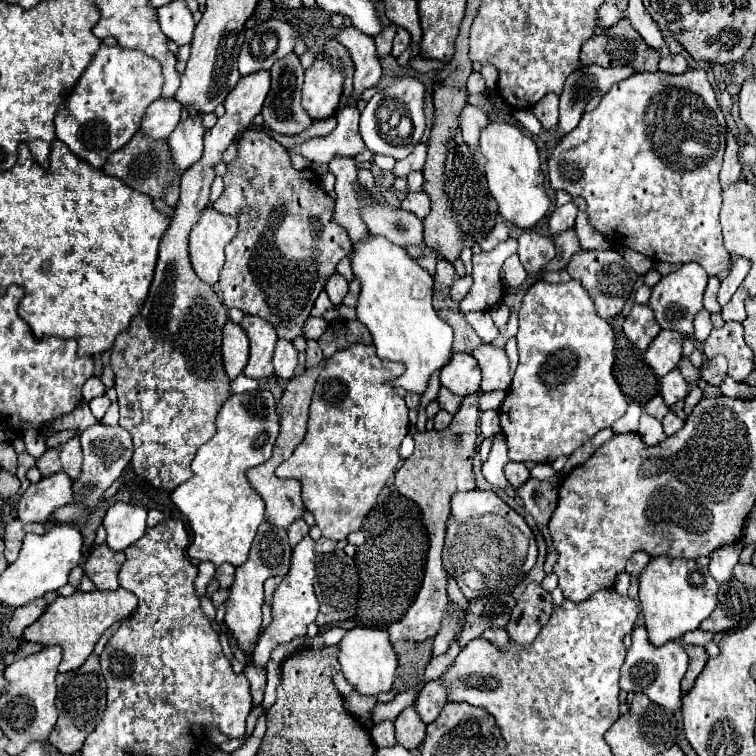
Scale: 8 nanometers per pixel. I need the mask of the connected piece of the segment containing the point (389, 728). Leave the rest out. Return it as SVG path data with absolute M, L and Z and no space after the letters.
M386 720L380 722L380 724L376 724L376 726L372 726L370 736L372 736L372 740L374 740L374 744L378 748L382 748L382 746L394 746L396 744L394 724L392 722L386 722Z

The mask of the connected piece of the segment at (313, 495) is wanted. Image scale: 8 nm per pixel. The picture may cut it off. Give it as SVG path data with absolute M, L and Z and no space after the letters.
M350 344L346 350L336 352L326 360L310 404L308 430L294 454L276 468L278 478L296 478L302 484L302 502L312 512L324 538L344 540L350 532L356 532L368 512L374 508L380 490L394 474L400 462L400 444L408 434L408 406L402 396L394 392L392 378L402 376L404 364L384 362L376 356L374 344Z

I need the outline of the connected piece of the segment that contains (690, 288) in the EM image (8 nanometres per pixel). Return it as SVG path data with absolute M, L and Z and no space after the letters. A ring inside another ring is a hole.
M688 262L688 264L680 266L676 272L664 276L652 288L652 296L650 296L650 302L648 302L648 306L654 310L656 322L664 330L676 330L684 336L692 336L692 332L694 332L692 322L694 322L696 314L702 310L702 296L704 296L706 284L708 284L708 274L696 262Z

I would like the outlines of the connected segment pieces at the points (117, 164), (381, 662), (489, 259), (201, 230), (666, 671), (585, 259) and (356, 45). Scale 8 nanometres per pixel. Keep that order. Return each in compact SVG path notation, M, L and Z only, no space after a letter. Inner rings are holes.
M136 132L136 136L118 152L114 152L104 168L102 168L108 176L120 178L126 186L148 194L150 198L160 198L164 194L164 188L168 186L168 182L174 176L174 168L172 168L172 160L170 160L170 148L166 142L156 142L150 140L148 136L144 136L142 132Z
M352 628L346 632L346 636L340 642L340 654L338 654L344 678L350 686L354 686L356 692L364 696L378 696L382 692L392 690L392 644L388 640L386 630L378 628ZM364 640L368 640L368 658L364 650Z
M516 238L500 242L492 252L480 252L472 256L474 284L466 298L460 302L462 312L492 310L504 298L504 282L500 276L502 264L516 252Z
M214 208L202 210L200 220L190 232L190 262L200 280L212 286L218 282L224 264L224 246L236 236L236 230L236 218L218 214Z
M640 626L632 632L632 646L630 646L626 660L622 664L622 670L620 670L620 688L628 694L644 692L652 702L656 702L668 710L678 710L682 706L680 680L684 678L686 668L688 668L688 654L680 640L672 640L670 644L654 648L648 640L646 628Z
M580 250L570 258L566 272L574 280L578 280L584 286L584 290L590 294L600 318L612 318L622 310L638 278L638 274L616 250Z
M348 26L336 34L336 40L344 44L352 56L354 62L354 92L360 98L366 88L372 88L380 74L380 62L376 60L376 50L374 50L374 38L362 34L360 30Z

